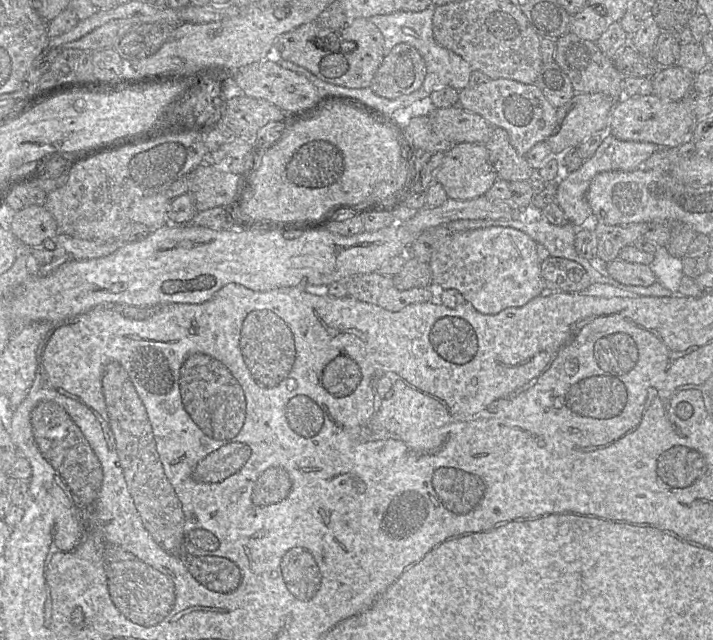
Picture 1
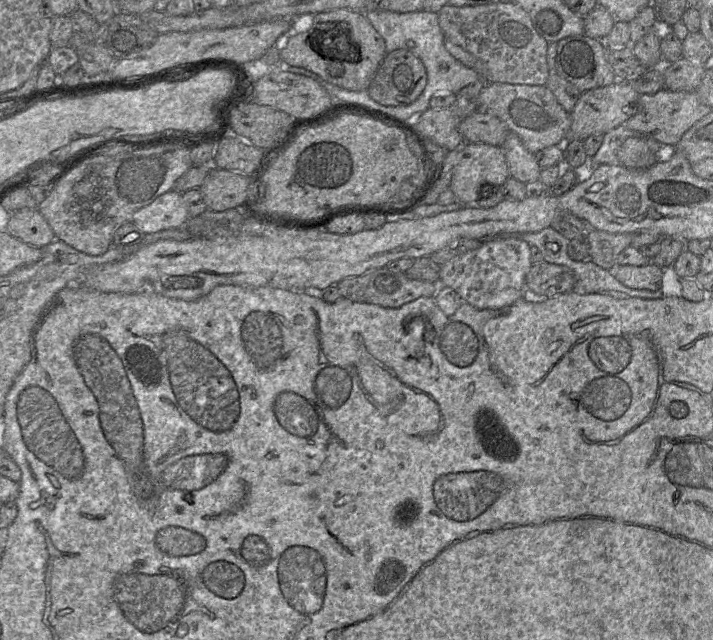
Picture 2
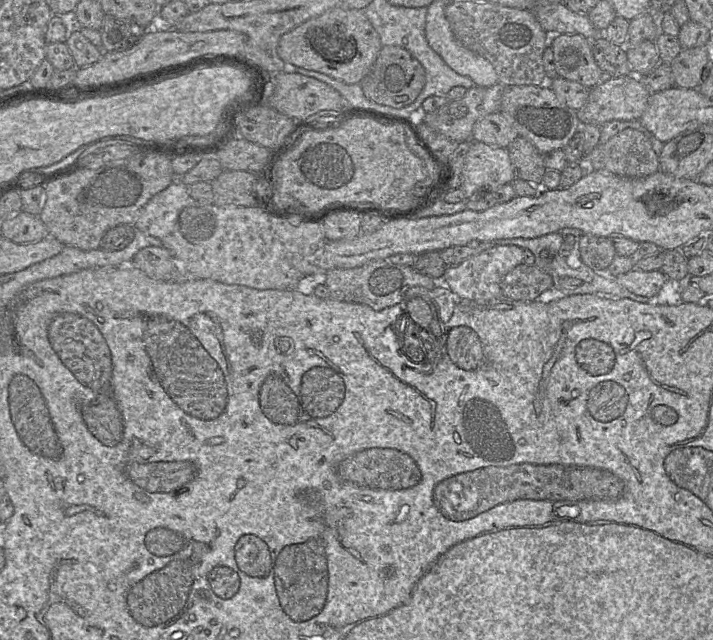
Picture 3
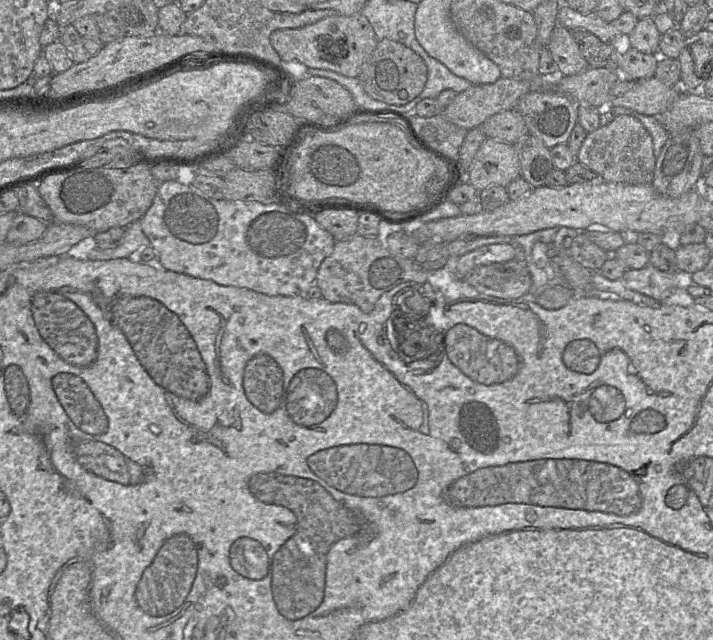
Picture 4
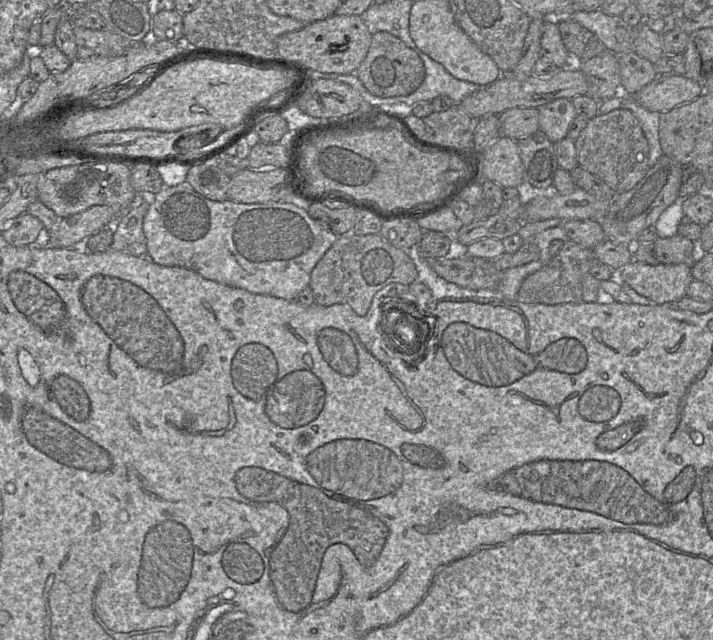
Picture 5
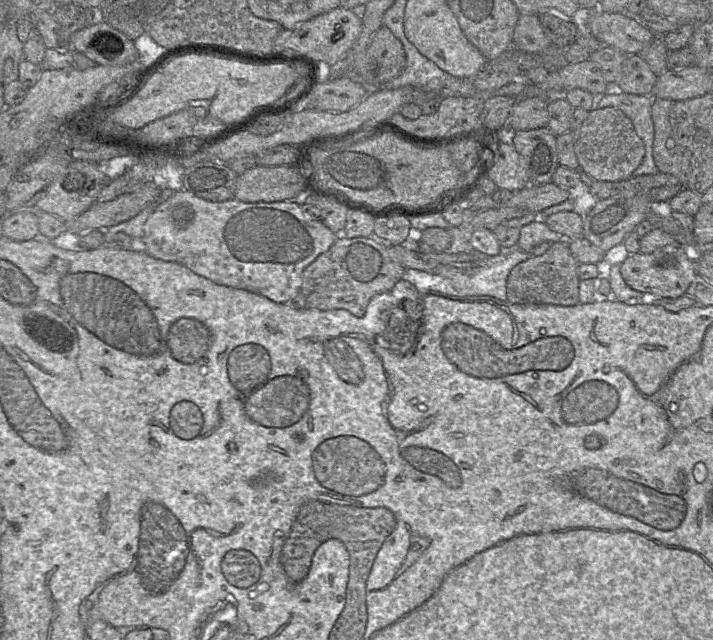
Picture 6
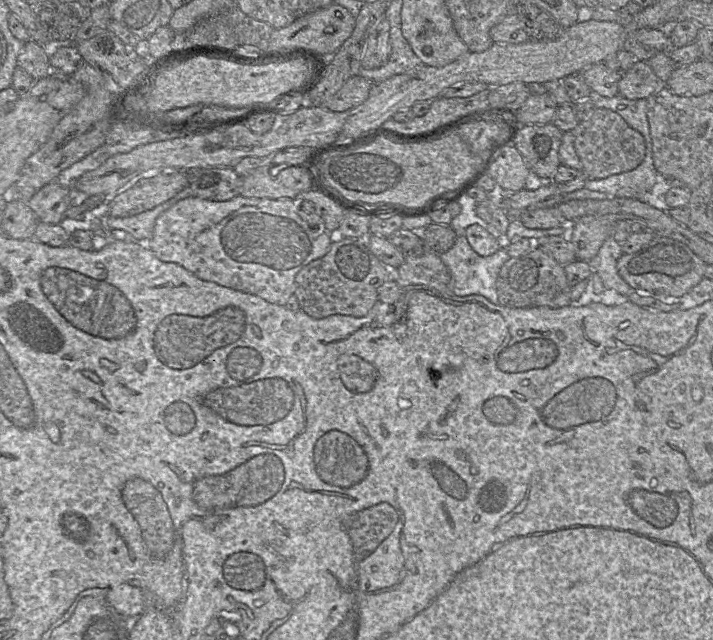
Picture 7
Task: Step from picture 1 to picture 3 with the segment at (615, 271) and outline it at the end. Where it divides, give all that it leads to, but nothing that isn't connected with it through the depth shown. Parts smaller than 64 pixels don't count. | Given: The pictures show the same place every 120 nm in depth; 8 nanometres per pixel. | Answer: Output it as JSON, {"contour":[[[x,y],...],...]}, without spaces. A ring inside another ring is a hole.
{"contour":[[[632,269],[615,279],[631,293],[645,297],[657,295],[667,281],[666,275],[660,270],[643,271],[638,269]]]}

